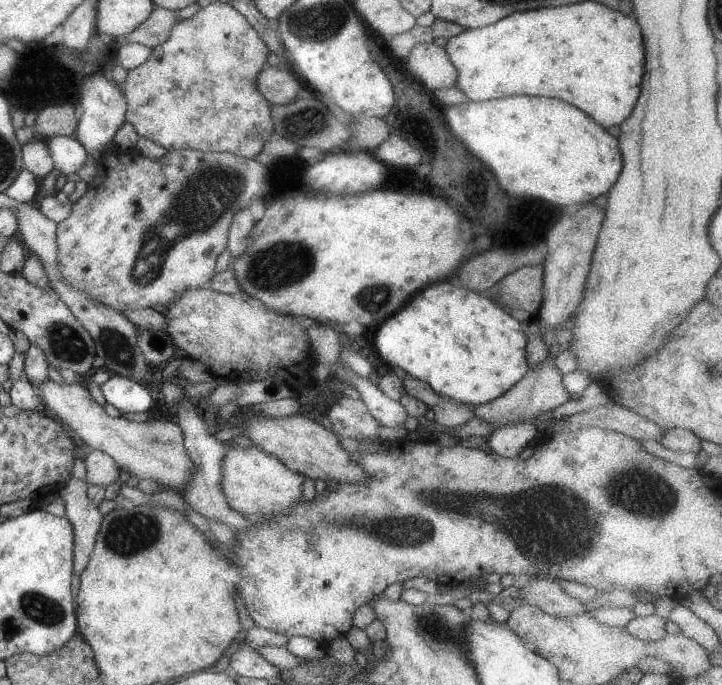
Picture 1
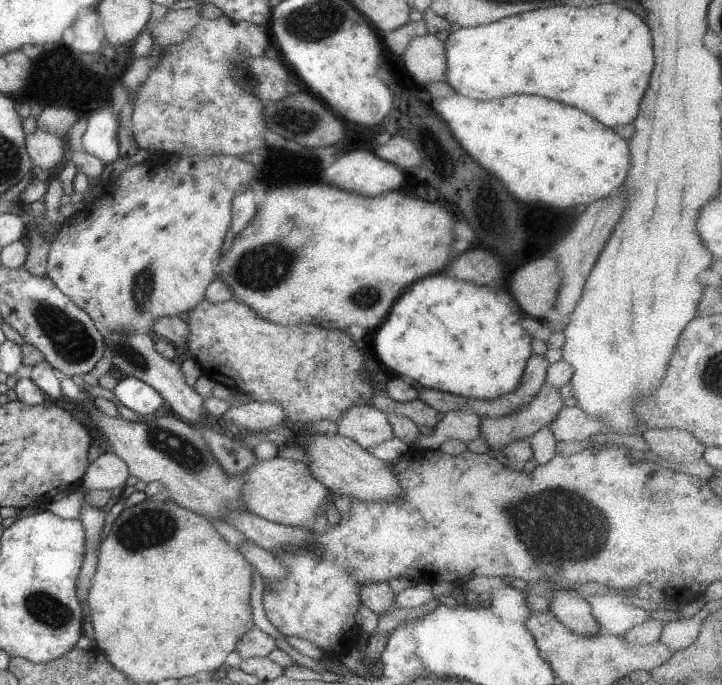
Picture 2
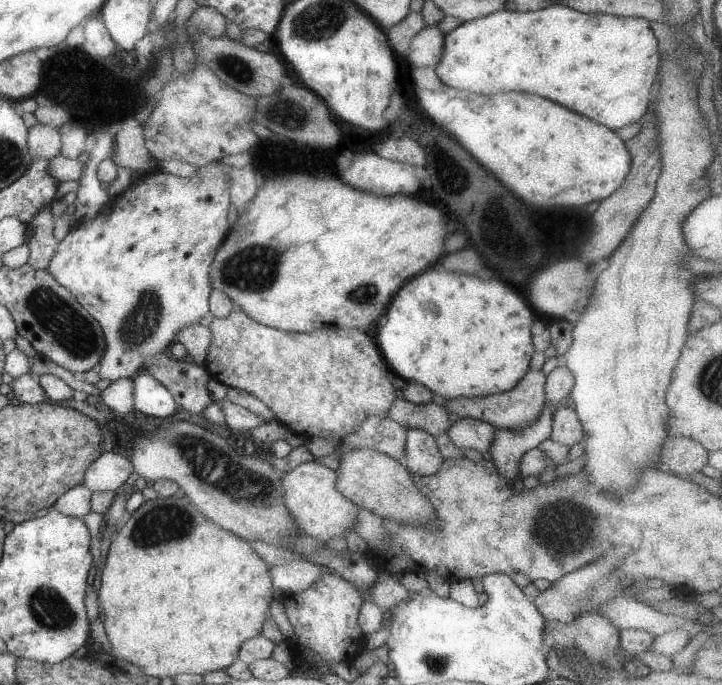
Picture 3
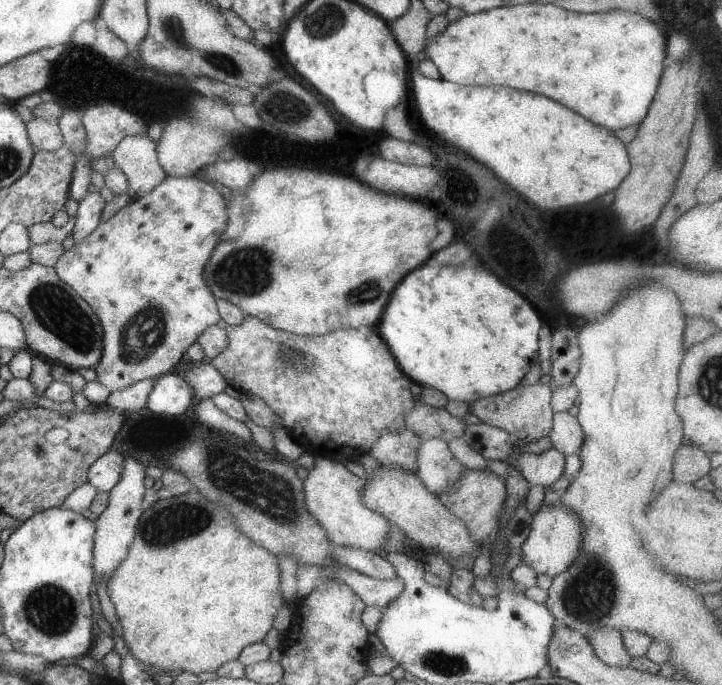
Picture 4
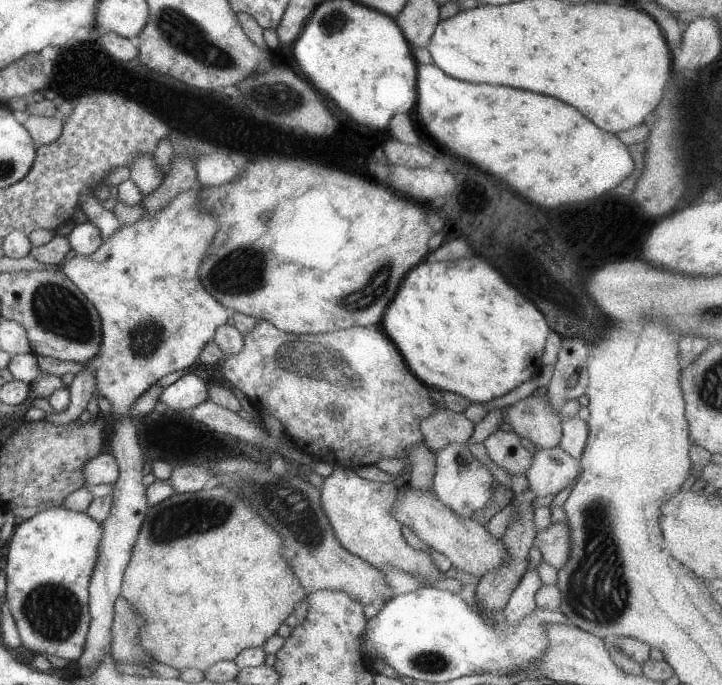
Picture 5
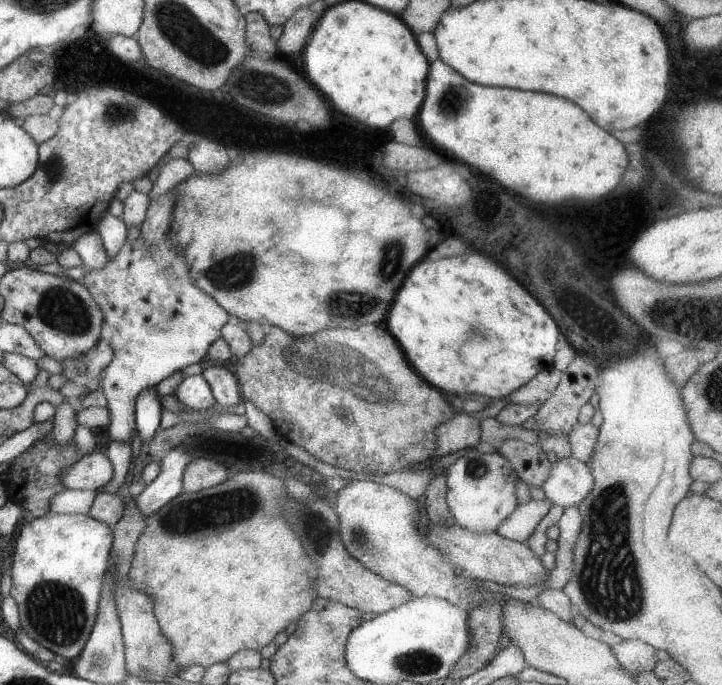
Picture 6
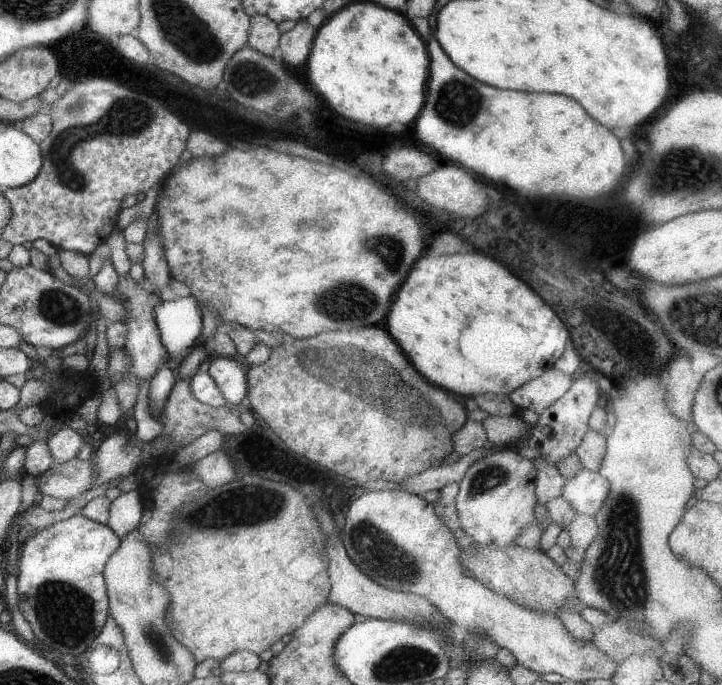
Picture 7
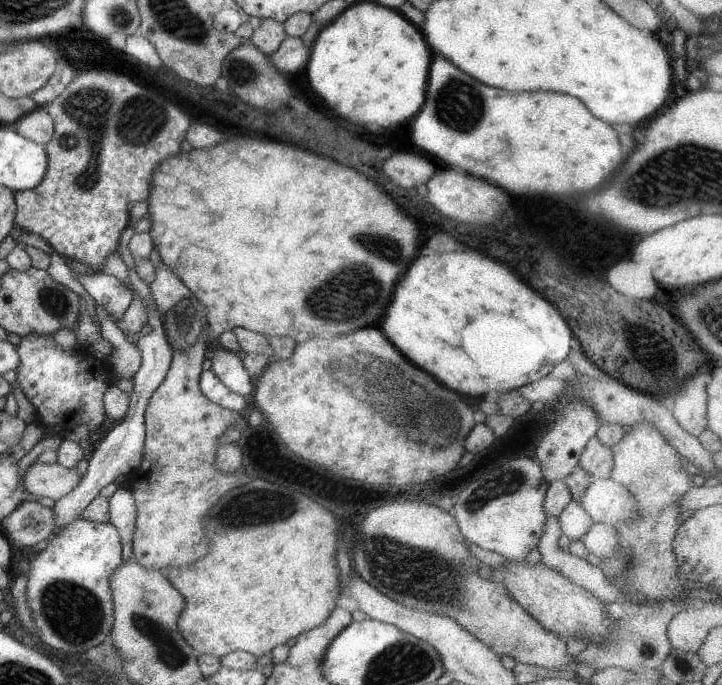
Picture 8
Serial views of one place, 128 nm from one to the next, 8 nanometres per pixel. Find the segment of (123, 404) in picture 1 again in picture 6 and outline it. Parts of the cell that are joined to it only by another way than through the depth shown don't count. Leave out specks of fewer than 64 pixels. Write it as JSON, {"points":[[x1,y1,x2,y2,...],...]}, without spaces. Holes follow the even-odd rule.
{"points":[[202,374,186,377,174,394,188,410,206,411,217,404]]}

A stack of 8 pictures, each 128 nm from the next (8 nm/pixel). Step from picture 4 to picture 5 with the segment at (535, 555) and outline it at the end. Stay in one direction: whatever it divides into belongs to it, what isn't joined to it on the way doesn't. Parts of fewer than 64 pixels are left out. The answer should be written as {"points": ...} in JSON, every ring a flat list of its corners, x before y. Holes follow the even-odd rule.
{"points":[[556,522,537,532,533,546,540,550,543,562,560,571,570,558,570,544,570,526]]}

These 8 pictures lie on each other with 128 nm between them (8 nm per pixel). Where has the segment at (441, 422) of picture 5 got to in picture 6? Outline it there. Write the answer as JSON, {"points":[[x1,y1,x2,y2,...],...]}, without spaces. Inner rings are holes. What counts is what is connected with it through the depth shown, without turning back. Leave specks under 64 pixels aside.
{"points":[[458,413,435,429,437,448,433,457,447,456,481,442,481,422,467,413]]}

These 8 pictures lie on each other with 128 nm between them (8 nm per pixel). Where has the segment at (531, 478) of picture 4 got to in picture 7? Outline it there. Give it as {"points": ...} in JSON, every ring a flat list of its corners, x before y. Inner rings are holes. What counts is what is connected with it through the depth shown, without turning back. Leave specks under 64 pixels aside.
{"points":[[582,466,574,475,566,476,565,479,560,497,564,498,576,513,594,517,608,498,608,480]]}

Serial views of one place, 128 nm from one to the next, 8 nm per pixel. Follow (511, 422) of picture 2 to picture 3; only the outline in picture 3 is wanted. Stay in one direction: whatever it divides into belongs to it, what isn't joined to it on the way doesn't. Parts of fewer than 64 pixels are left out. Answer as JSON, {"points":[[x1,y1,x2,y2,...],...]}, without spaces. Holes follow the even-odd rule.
{"points":[[545,402,538,420,525,429,498,429,491,447,493,463,498,472,511,486,517,478,522,479,520,461,525,452,536,448,542,441,551,438,551,422,556,407]]}

